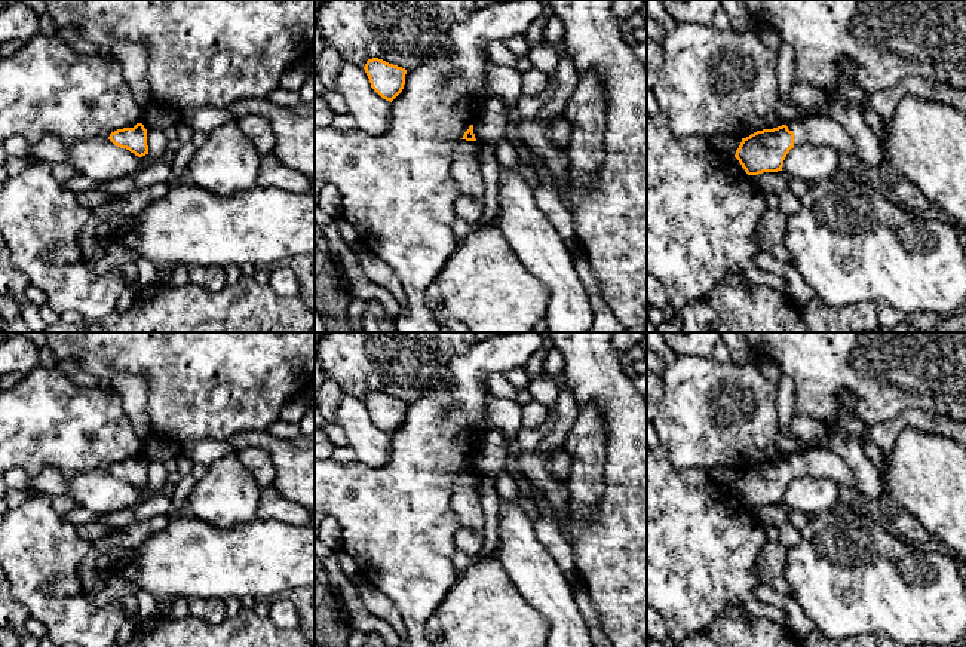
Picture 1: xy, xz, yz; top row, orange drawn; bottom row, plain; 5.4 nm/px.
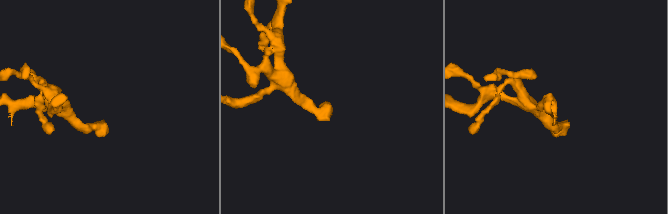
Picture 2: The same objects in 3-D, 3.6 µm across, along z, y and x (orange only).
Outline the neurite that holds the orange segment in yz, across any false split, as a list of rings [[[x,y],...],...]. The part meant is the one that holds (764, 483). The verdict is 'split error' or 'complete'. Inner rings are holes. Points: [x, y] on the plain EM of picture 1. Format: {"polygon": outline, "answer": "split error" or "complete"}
{"polygon": [[[813,447],[804,453],[763,462],[742,470],[735,490],[748,508],[782,503],[791,481],[801,476],[828,478],[856,488],[856,479],[846,462],[831,448]]], "answer": "split error"}

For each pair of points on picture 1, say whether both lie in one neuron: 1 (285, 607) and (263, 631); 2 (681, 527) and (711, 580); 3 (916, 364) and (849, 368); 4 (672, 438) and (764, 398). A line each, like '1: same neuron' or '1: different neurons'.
1: different neurons
2: same neuron
3: same neuron
4: same neuron

